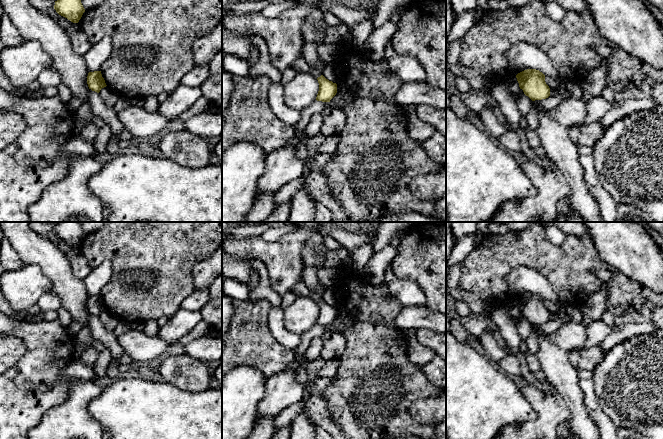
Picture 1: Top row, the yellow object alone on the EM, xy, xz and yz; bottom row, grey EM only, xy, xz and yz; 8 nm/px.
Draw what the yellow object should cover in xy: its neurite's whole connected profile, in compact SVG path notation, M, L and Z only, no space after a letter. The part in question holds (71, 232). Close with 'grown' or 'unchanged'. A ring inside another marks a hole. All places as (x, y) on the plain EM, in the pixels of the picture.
M59 222L55 225L54 233L73 247L78 247L85 236L80 222Z; unchanged

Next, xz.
M323 299L317 302L319 315L316 321L317 325L330 326L337 317L337 308L326 303Z; unchanged

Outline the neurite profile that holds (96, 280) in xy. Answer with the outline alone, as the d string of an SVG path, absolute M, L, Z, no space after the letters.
M104 261L82 280L88 296L100 295L102 289L110 281L113 267L109 261Z

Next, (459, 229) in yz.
M453 222L451 229L455 243L467 235L474 234L476 228L477 222Z

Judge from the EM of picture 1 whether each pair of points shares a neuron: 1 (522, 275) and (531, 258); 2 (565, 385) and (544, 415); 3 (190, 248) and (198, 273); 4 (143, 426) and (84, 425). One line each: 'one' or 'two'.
1: two
2: two
3: two
4: two

